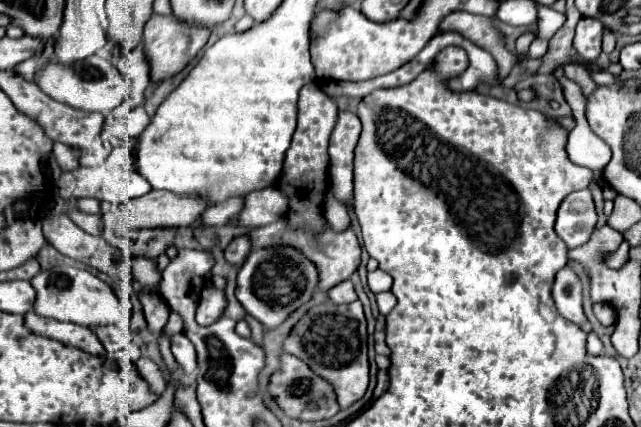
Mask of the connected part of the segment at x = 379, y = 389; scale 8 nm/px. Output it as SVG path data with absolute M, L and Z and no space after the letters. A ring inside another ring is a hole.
M386 371L377 373L377 384L373 392L373 400L378 399L389 387L389 376Z

